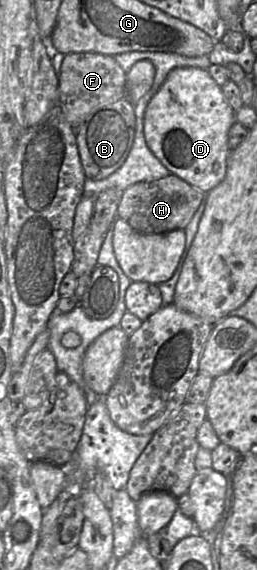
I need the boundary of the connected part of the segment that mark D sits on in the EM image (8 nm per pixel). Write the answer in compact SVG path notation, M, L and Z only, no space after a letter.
M179 67L169 72L148 103L144 135L149 149L171 174L207 194L225 178L231 152L228 132L235 122L235 111L207 69Z

